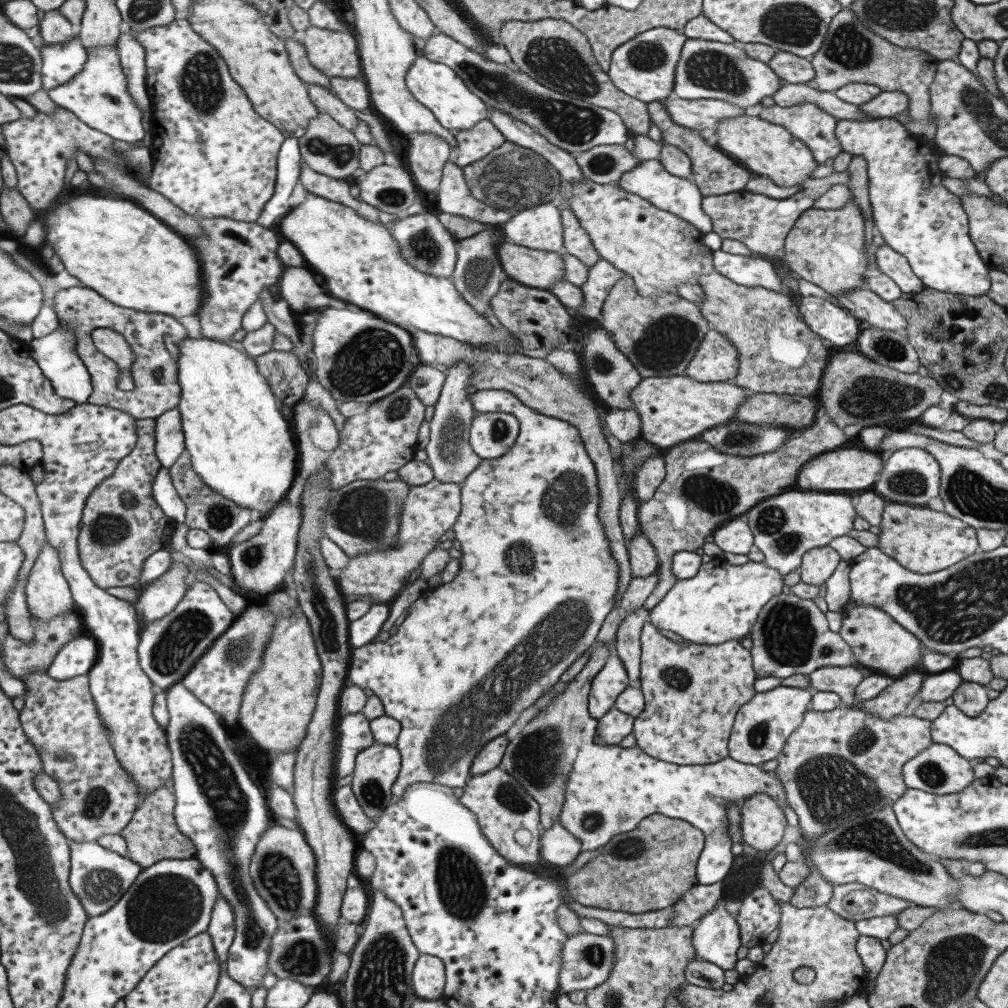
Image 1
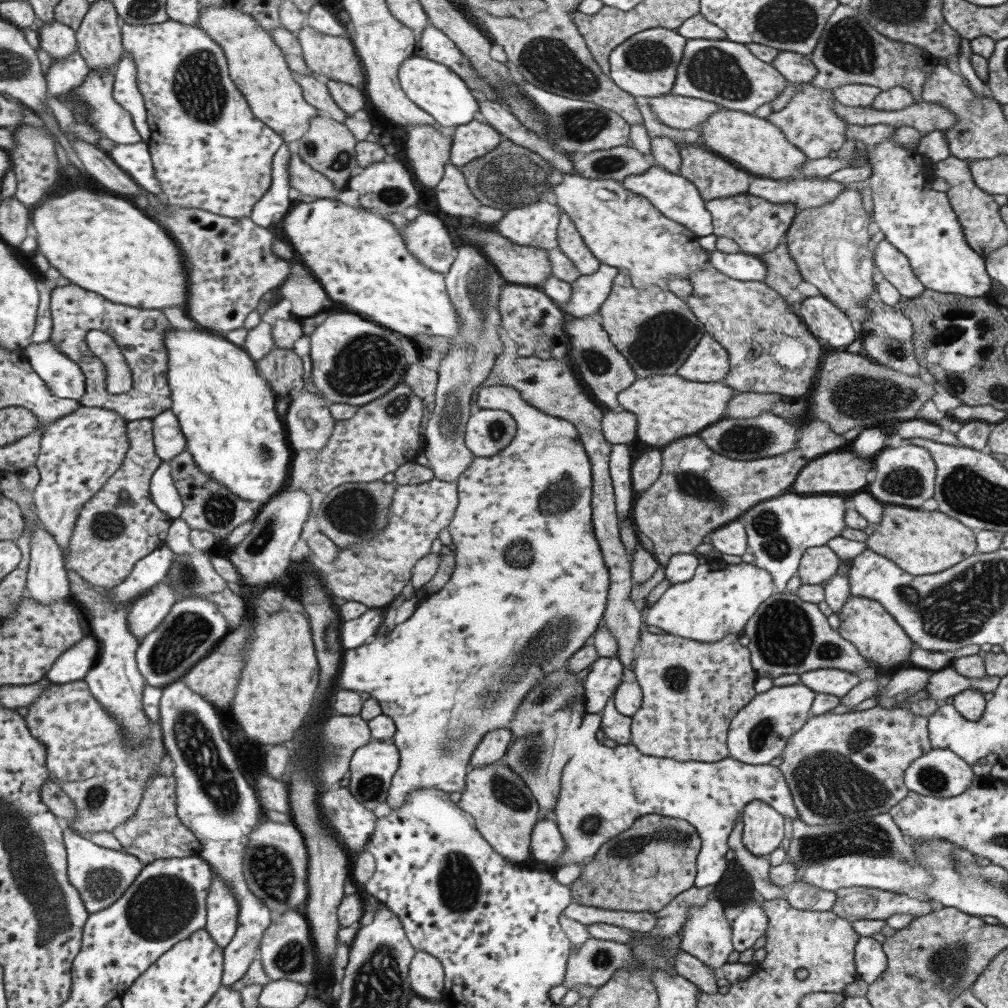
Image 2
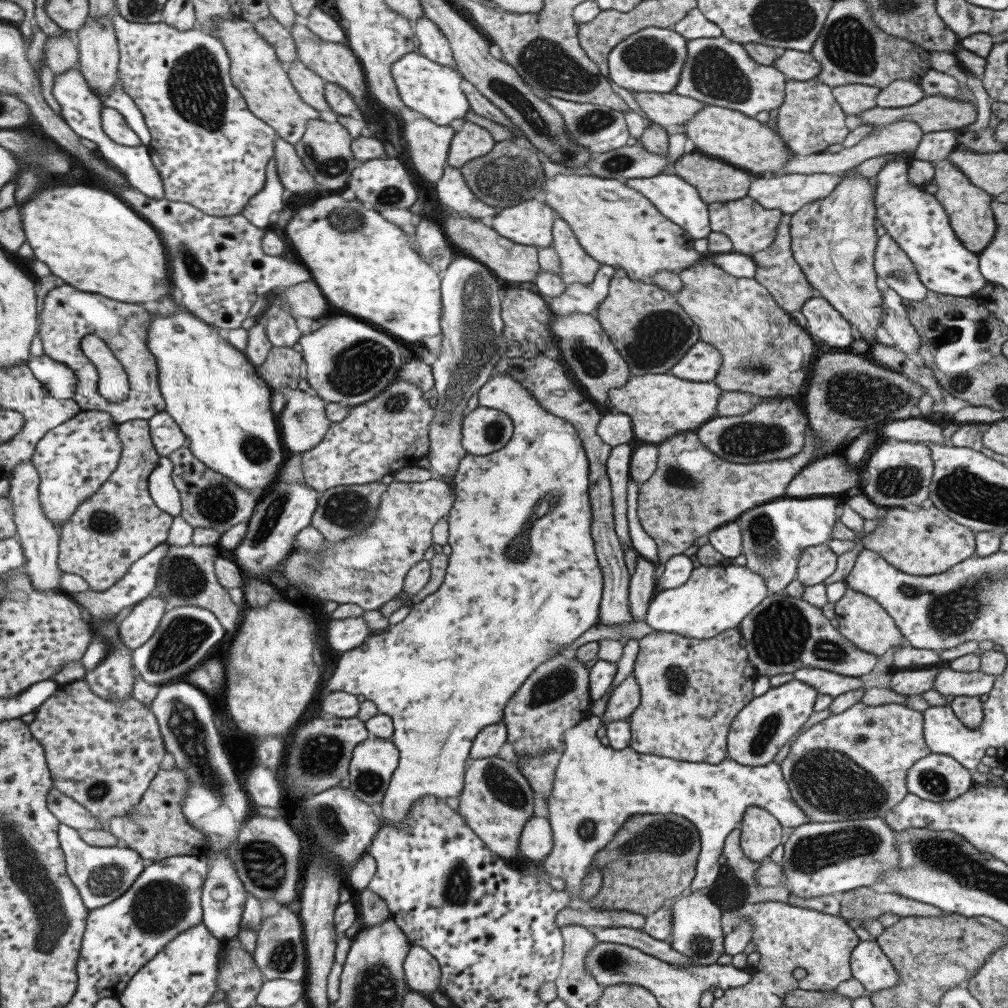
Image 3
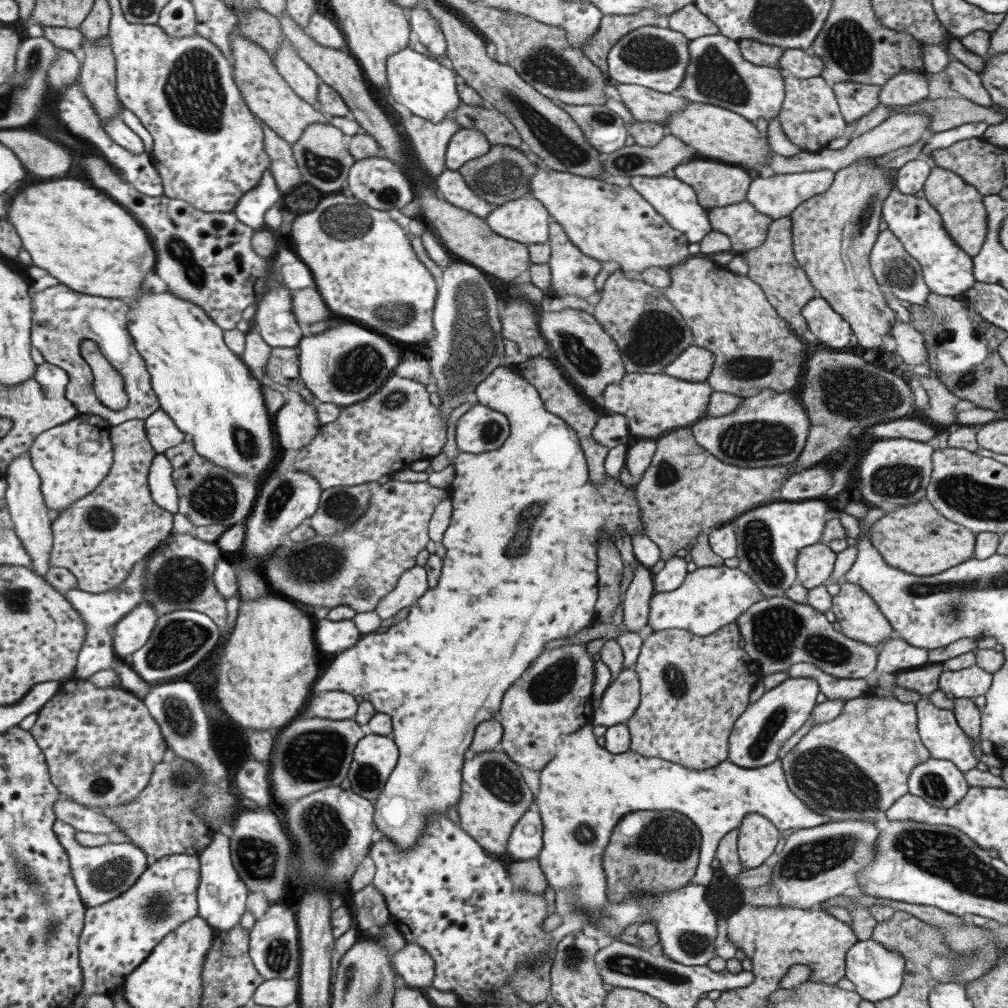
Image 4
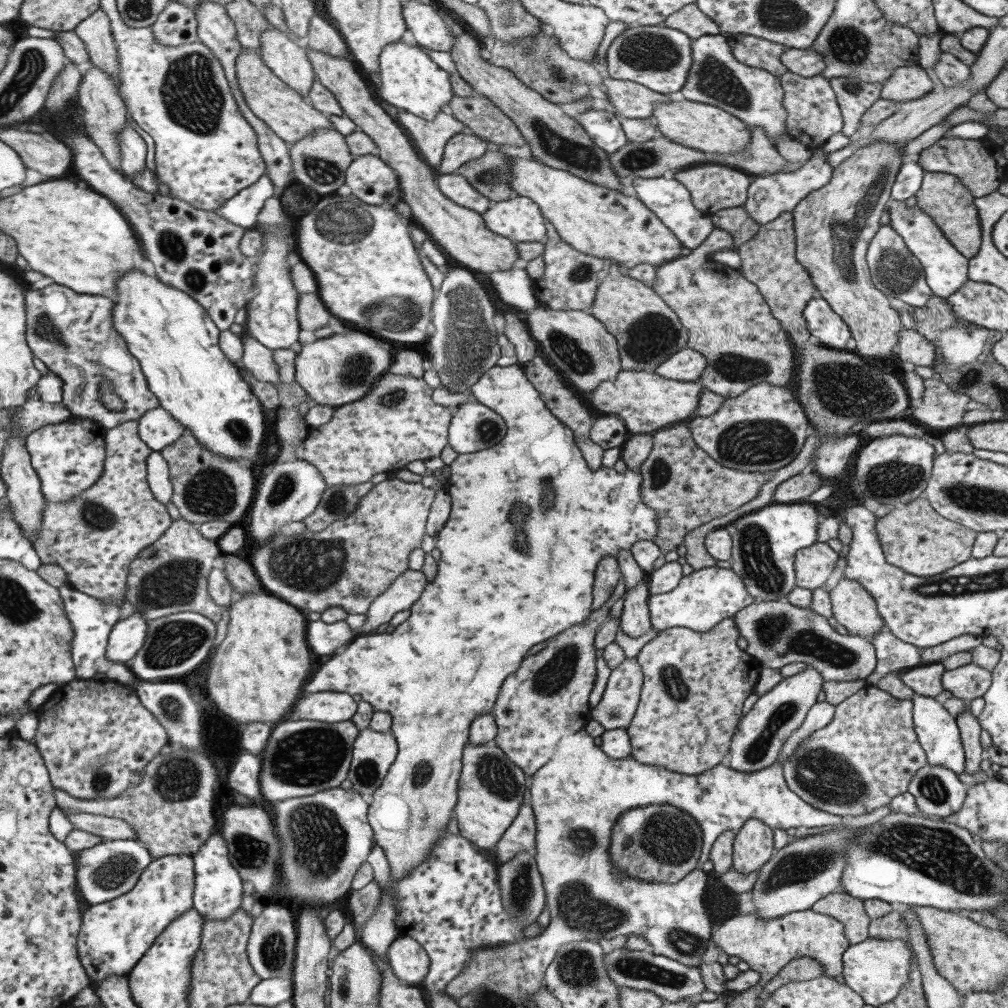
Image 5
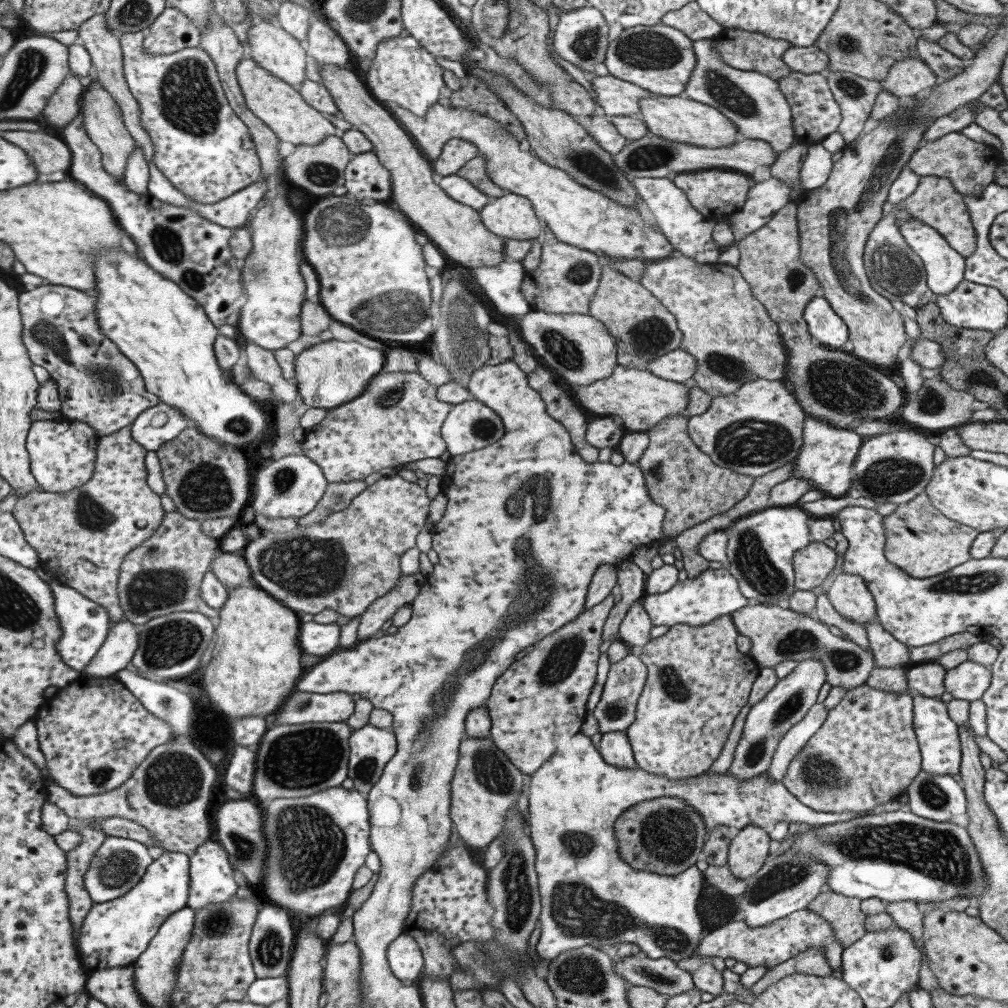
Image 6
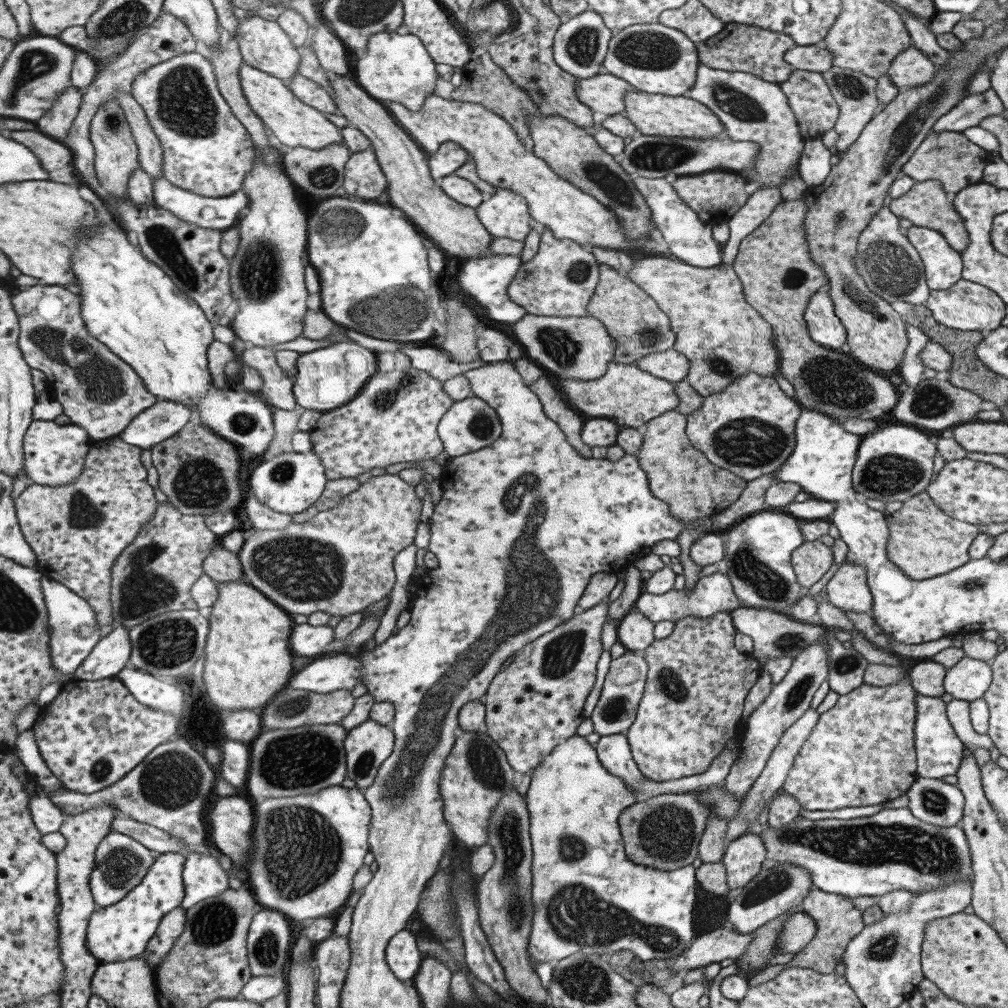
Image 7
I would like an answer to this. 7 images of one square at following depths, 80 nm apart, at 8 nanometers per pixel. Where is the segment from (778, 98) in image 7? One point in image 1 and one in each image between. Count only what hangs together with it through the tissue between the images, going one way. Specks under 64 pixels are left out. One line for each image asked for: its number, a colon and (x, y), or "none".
1: (706, 69)
2: (723, 72)
3: (716, 71)
4: (716, 74)
5: (754, 96)
6: (752, 102)

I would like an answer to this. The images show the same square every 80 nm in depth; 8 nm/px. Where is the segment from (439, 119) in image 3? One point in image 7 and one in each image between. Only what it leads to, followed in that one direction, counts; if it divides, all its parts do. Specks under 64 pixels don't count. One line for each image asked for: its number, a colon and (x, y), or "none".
4: (428, 88)
5: (409, 79)
6: (404, 72)
7: (397, 68)

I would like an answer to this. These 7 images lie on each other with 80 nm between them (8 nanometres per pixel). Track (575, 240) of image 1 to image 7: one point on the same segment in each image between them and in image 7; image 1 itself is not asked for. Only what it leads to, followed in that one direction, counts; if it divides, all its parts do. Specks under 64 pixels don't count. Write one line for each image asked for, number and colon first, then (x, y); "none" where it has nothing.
2: (571, 244)
3: (576, 267)
4: (572, 273)
5: (569, 282)
6: (566, 278)
7: (559, 281)

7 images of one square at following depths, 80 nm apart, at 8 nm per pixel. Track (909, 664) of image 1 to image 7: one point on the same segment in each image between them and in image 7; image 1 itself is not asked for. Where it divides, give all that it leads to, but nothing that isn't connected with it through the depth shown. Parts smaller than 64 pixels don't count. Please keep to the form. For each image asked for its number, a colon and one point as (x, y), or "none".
2: (864, 623)
3: (860, 619)
4: (858, 617)
5: (852, 606)
6: (848, 595)
7: (846, 590)

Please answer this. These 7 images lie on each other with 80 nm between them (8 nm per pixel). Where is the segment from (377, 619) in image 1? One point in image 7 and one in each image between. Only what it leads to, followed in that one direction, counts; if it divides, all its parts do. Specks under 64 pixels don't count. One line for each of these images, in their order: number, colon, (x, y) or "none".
2: (354, 633)
3: (344, 635)
4: (333, 637)
5: (325, 638)
6: (317, 639)
7: (306, 640)

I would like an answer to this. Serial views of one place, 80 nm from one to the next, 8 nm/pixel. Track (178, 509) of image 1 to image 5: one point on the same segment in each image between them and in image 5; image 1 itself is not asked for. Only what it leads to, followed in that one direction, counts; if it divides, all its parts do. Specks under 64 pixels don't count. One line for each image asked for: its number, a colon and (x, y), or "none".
2: (165, 495)
3: (163, 491)
4: (163, 490)
5: (158, 473)

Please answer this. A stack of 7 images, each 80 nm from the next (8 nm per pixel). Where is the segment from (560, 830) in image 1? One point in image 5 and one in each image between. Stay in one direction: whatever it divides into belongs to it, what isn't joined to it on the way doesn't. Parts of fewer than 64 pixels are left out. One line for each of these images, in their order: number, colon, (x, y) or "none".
2: (546, 844)
3: (535, 842)
4: (525, 841)
5: (520, 836)

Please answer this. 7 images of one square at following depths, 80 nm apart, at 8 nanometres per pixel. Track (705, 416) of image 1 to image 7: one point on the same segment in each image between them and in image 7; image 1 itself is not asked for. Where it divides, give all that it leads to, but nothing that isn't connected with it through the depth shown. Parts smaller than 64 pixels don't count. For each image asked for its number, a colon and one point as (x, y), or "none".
2: (666, 407)
3: (661, 405)
4: (653, 404)
5: (646, 402)
6: (638, 399)
7: (625, 393)

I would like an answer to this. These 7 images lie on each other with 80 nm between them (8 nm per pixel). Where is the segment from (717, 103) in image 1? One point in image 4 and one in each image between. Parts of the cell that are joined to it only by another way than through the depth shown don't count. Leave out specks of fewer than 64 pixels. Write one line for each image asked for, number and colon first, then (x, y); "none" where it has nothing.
2: (684, 113)
3: (667, 109)
4: (644, 104)

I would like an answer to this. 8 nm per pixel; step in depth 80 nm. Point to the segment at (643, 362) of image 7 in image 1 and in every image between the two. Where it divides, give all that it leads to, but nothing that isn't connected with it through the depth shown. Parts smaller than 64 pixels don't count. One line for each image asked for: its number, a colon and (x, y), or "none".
1: (715, 359)
2: (708, 361)
3: (700, 363)
4: (693, 364)
5: (686, 365)
6: (678, 366)

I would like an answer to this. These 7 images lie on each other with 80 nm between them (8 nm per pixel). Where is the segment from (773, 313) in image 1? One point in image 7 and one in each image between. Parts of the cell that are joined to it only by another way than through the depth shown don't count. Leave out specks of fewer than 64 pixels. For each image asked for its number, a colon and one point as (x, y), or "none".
2: (769, 351)
3: (764, 352)
4: (753, 347)
5: (727, 320)
6: (730, 334)
7: (720, 334)

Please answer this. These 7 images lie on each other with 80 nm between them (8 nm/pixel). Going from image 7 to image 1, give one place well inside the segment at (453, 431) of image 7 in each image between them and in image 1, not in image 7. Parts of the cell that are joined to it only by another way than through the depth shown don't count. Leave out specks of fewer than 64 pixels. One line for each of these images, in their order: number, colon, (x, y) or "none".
1: (493, 433)
2: (489, 431)
3: (487, 430)
4: (481, 429)
5: (475, 427)
6: (473, 425)

